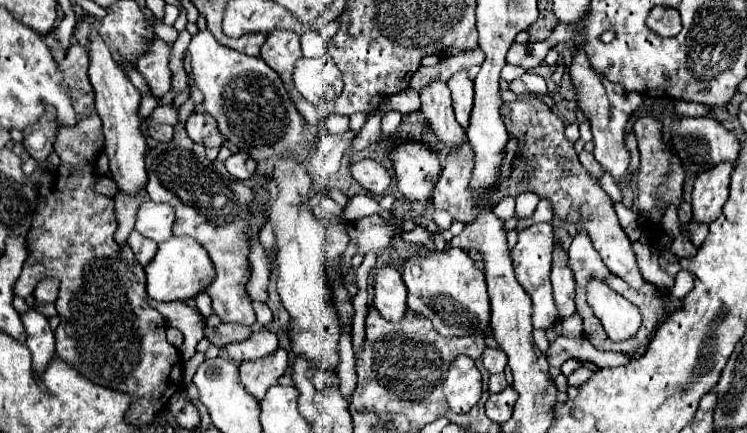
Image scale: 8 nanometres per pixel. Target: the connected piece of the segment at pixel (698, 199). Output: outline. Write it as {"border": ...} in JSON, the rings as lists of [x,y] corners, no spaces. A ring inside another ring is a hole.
{"border":[[[717,165],[707,173],[697,175],[693,185],[693,223],[709,225],[719,215],[729,197],[729,175],[731,165]]]}

